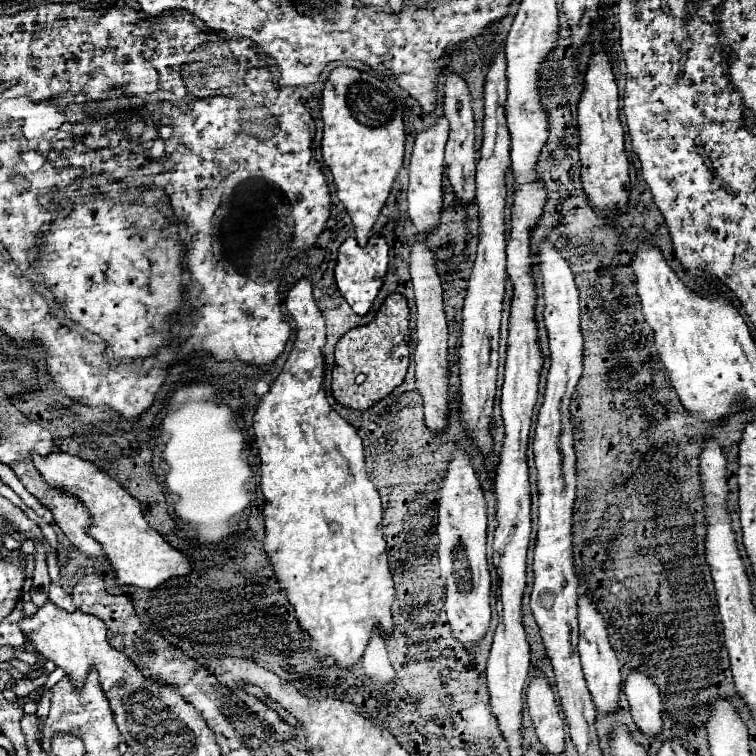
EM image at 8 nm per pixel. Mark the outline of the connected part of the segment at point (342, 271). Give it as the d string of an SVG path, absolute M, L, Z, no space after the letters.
M372 236L370 242L360 248L354 238L348 238L338 250L338 264L336 264L336 284L340 294L352 306L358 316L366 316L384 284L384 276L388 270L388 244L382 236Z

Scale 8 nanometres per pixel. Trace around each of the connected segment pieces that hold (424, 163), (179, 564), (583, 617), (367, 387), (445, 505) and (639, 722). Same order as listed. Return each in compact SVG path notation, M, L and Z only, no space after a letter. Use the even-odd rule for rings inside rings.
M442 116L434 126L416 134L416 144L410 162L408 186L408 214L420 234L430 234L440 226L442 212L442 174L444 174L444 146L448 140L448 120Z
M34 452L30 458L52 488L76 496L90 510L92 524L88 534L104 548L104 556L112 564L120 586L132 584L140 588L156 588L172 576L184 576L190 572L190 560L148 526L140 502L96 464L66 452L52 452L46 458Z
M580 596L578 598L578 622L580 622L580 642L578 642L578 652L582 660L582 670L584 678L592 696L592 702L598 712L602 714L612 714L618 708L620 702L620 686L622 686L622 676L620 676L620 664L616 660L616 654L608 642L608 632L604 618L600 612L596 612L590 596Z
M390 294L368 326L352 328L336 344L336 366L332 372L332 396L338 404L354 410L368 410L378 400L386 398L396 386L404 382L410 358L410 328L408 302L402 294ZM358 374L366 374L364 384L356 384Z
M456 448L442 486L438 512L438 558L446 578L446 614L452 636L464 646L476 646L488 632L490 610L490 572L486 562L486 502L474 472L474 466L460 448Z
M634 670L624 682L624 694L638 730L650 740L658 738L662 732L662 704L658 686L648 676Z

